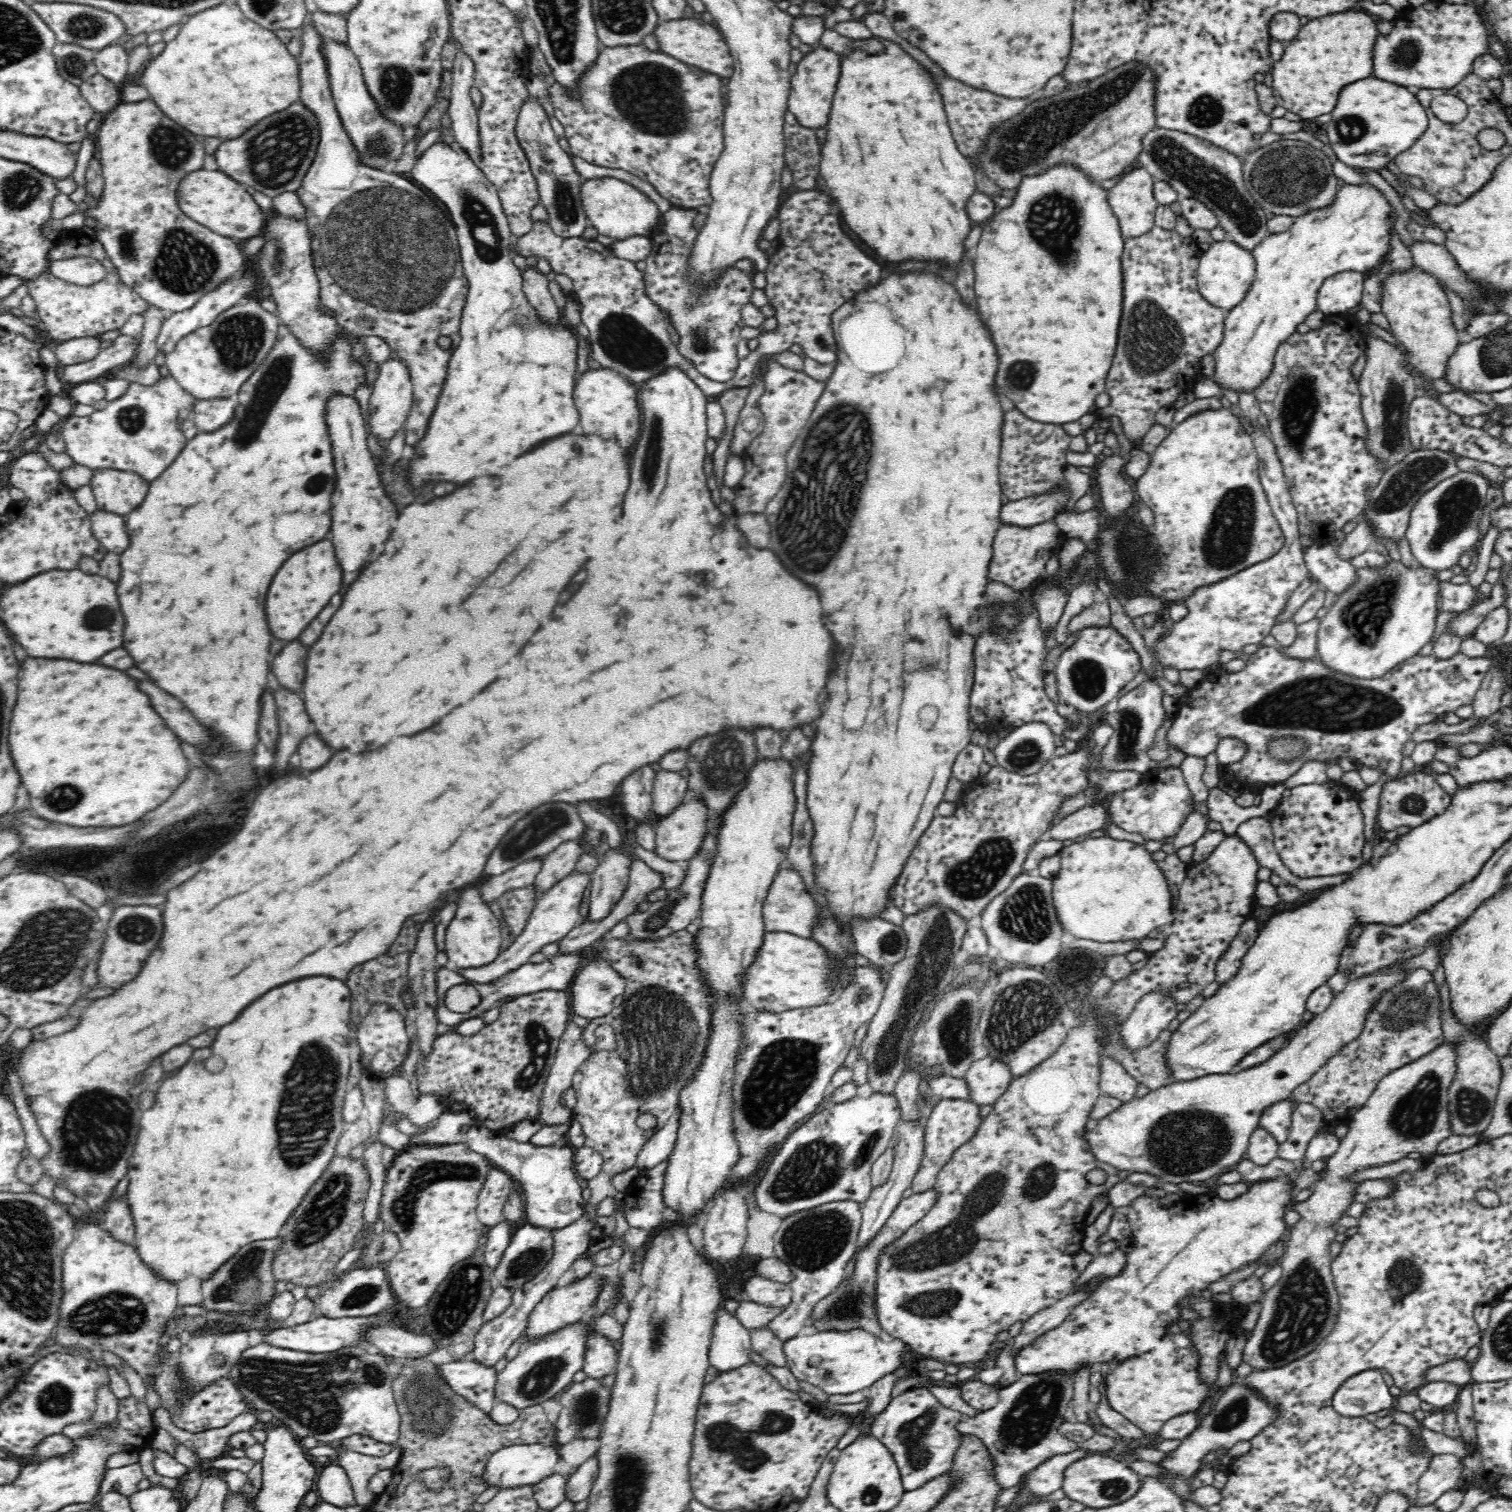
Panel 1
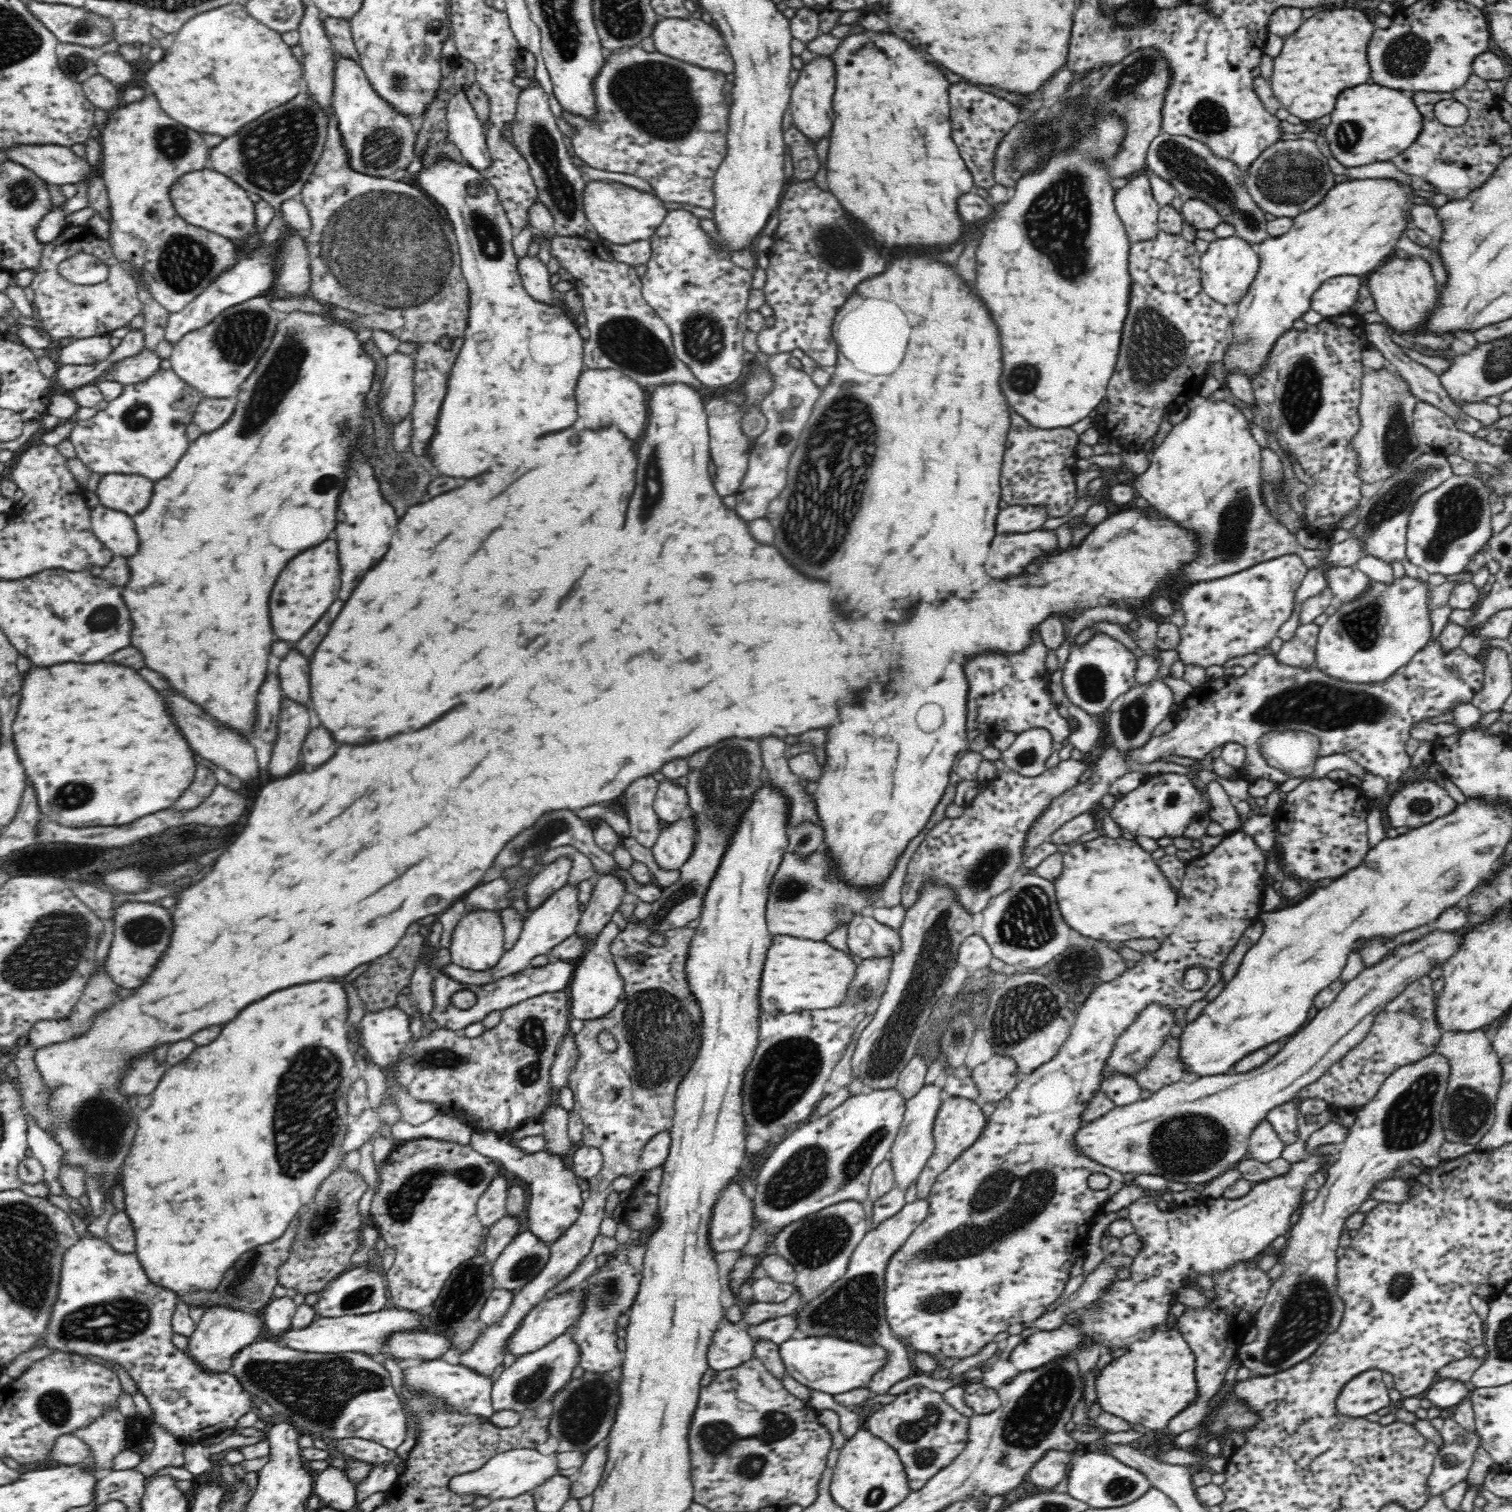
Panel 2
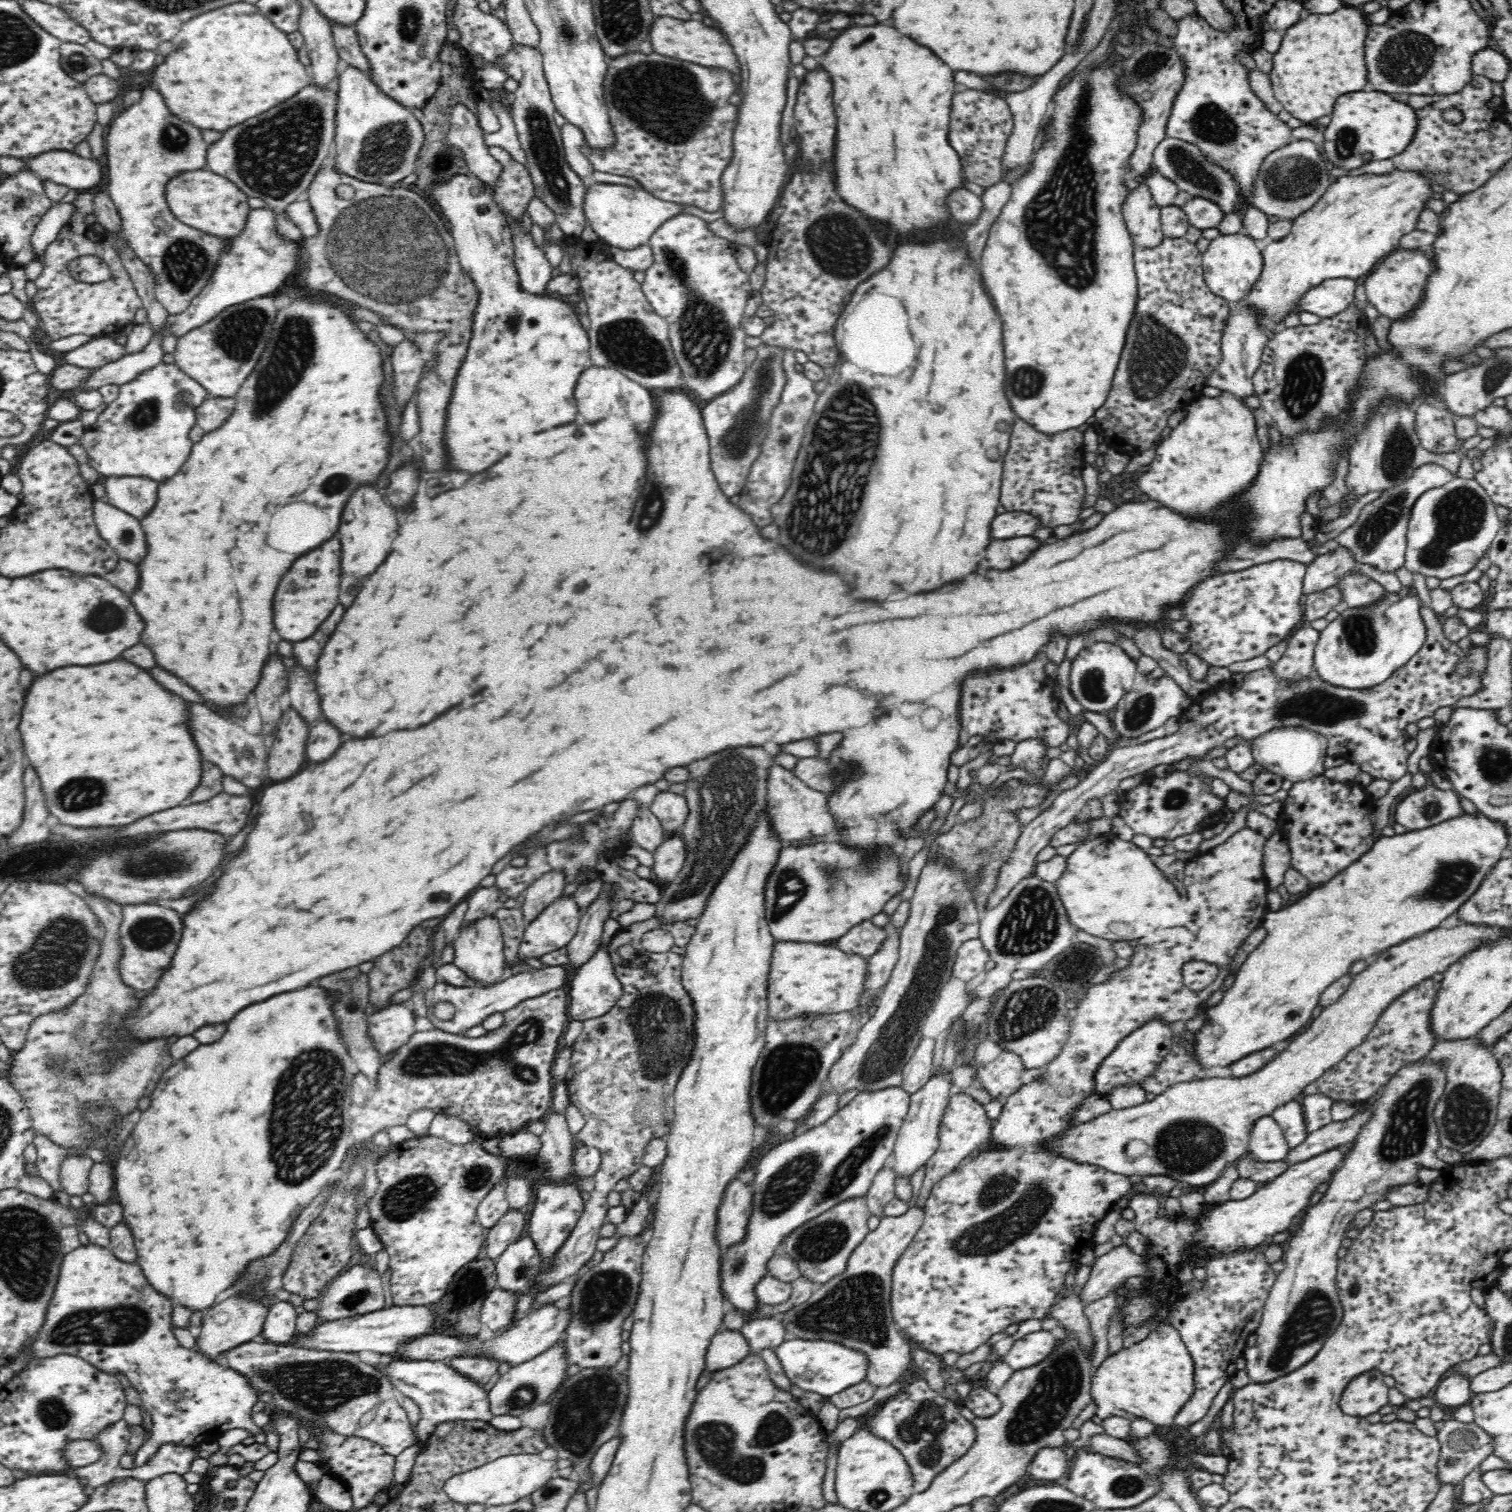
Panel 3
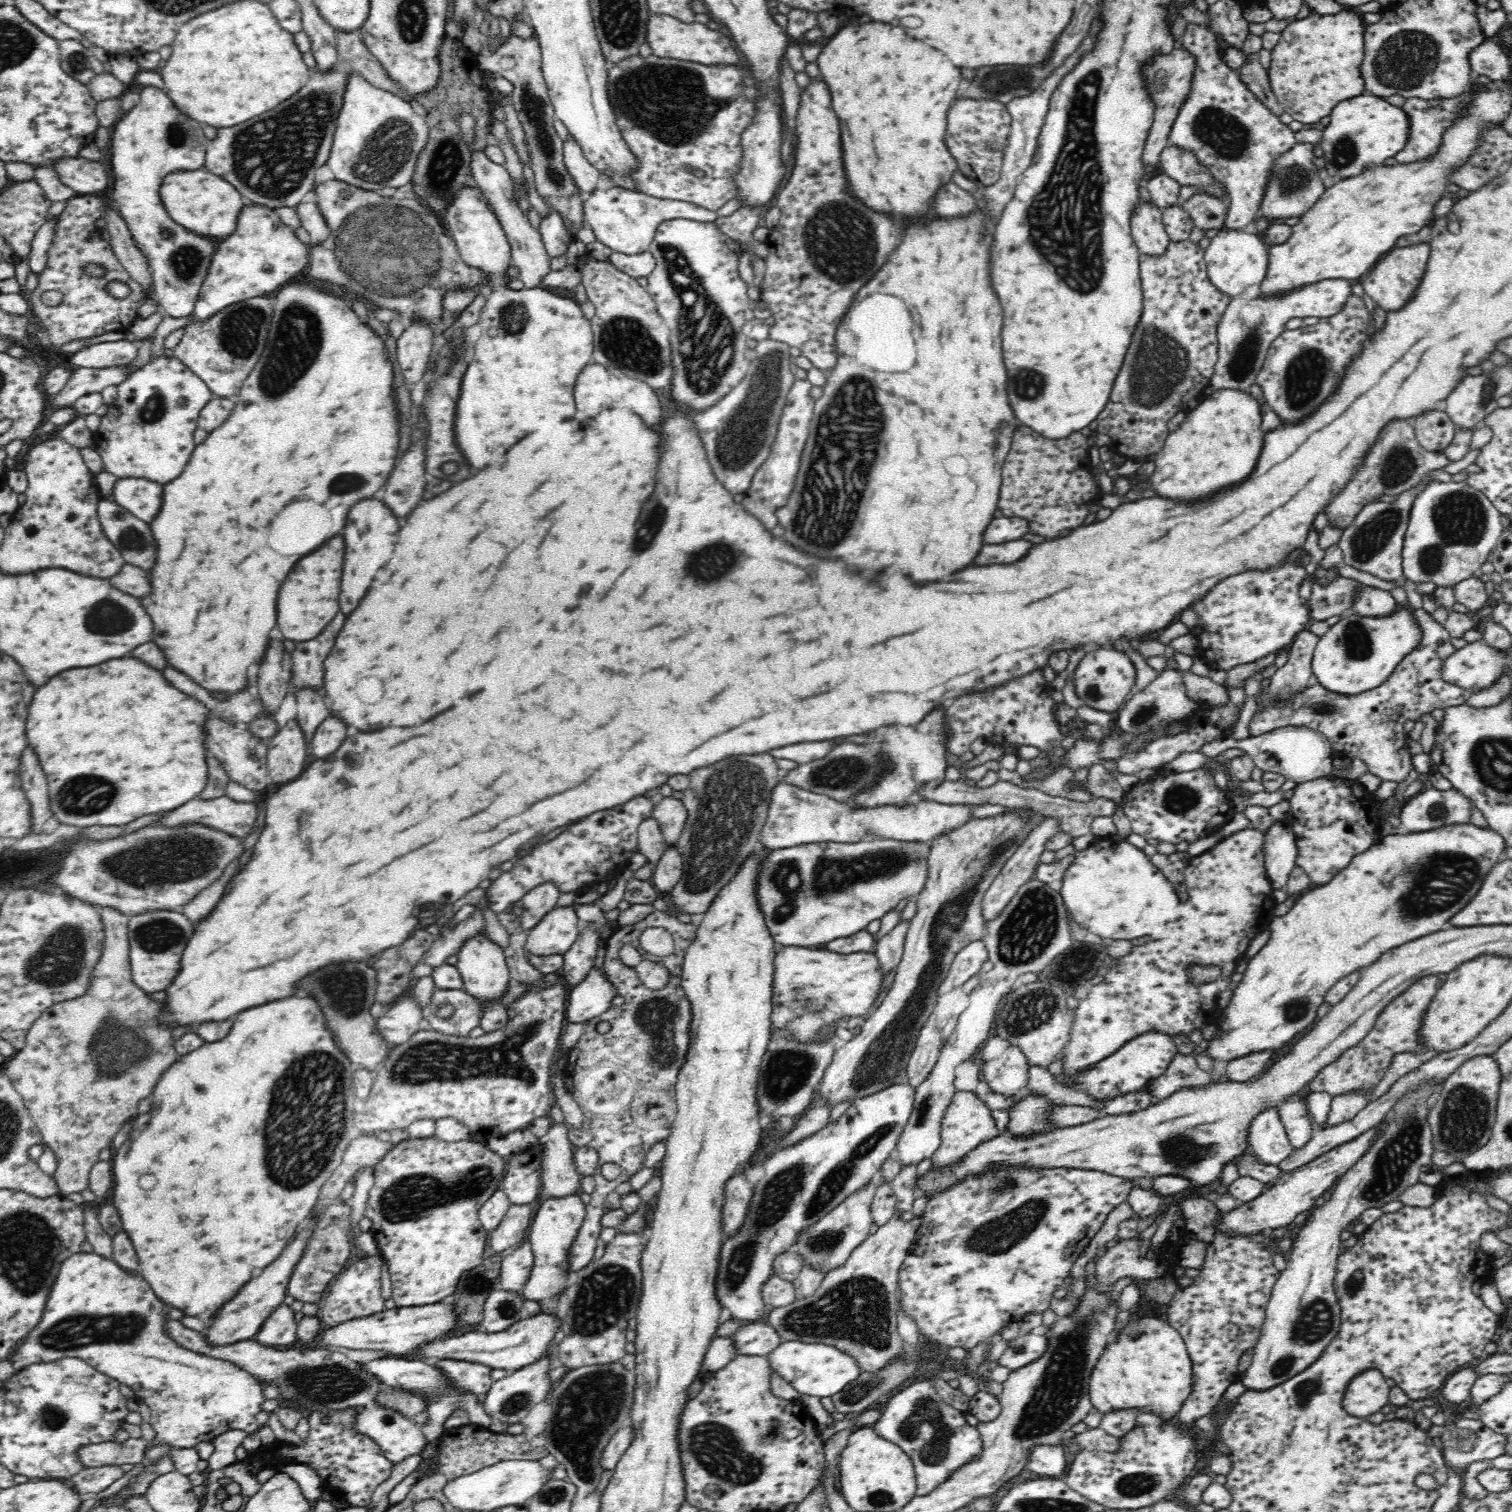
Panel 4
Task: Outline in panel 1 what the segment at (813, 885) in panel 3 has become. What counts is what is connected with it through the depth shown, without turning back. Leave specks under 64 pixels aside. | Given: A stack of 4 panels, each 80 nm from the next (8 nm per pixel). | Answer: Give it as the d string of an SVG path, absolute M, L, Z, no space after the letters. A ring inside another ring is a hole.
M784 863L776 873L763 902L764 928L766 932L788 932L796 936L813 938L813 928L817 927L823 918L821 908L806 889L804 876Z

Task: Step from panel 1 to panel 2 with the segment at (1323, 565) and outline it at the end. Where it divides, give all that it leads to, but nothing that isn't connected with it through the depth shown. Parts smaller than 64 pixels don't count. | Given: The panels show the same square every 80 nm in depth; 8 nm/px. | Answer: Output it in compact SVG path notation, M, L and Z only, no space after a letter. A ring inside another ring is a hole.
M1196 395L1186 405L1188 413L1184 420L1172 427L1164 441L1150 454L1146 472L1139 474L1133 488L1146 498L1160 514L1194 530L1202 542L1200 558L1188 566L1182 574L1183 588L1198 582L1230 576L1274 557L1298 555L1307 568L1316 568L1325 552L1303 547L1276 517L1268 514L1264 500L1260 500L1262 484L1262 456L1260 446L1252 438L1250 422L1242 410L1231 402L1230 397L1215 401L1212 397ZM1332 567L1325 572L1329 589L1344 603L1352 602L1369 591L1373 581L1356 567Z

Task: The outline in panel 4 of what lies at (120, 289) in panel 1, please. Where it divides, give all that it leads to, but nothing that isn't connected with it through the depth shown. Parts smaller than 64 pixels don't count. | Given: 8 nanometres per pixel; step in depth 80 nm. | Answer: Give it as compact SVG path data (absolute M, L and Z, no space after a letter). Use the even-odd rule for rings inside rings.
M80 195L66 204L54 226L54 236L47 252L46 269L39 273L37 287L26 294L31 317L41 327L48 328L49 338L58 349L68 342L100 336L106 332L126 333L134 320L139 318L139 308L148 299L143 286L122 267L111 244L92 240L94 232L98 230L94 222L102 218L109 208L109 202L98 196ZM88 266L102 268L102 276L88 273ZM112 280L124 280L131 288L130 296L120 300L108 295L104 288ZM46 290L60 290L63 294L62 302L52 307L44 305L40 296Z

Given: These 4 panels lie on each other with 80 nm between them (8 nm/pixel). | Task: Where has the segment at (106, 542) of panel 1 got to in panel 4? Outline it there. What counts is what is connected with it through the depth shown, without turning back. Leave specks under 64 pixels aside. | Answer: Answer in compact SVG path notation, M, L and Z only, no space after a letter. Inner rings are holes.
M102 498L98 503L97 513L104 534L121 552L126 563L136 564L136 566L140 566L144 570L150 570L156 564L156 550L158 550L158 546L156 546L156 540L154 540L154 536L150 532L149 523L140 520L123 506L108 501L107 498Z

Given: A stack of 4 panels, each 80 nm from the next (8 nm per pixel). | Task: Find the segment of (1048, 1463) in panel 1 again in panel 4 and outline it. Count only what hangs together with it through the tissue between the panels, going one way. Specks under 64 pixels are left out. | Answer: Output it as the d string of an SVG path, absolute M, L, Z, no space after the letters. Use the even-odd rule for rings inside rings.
M1065 1443L1034 1444L1028 1454L1025 1469L1038 1476L1060 1477L1066 1472L1066 1459L1069 1456Z

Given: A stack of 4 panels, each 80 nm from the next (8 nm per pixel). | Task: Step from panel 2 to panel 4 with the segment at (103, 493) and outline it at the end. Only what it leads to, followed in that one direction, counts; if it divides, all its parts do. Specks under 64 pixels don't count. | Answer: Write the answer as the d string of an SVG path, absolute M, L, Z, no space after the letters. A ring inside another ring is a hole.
M123 478L116 482L113 495L116 504L150 523L162 508L163 488L163 484L146 478Z

